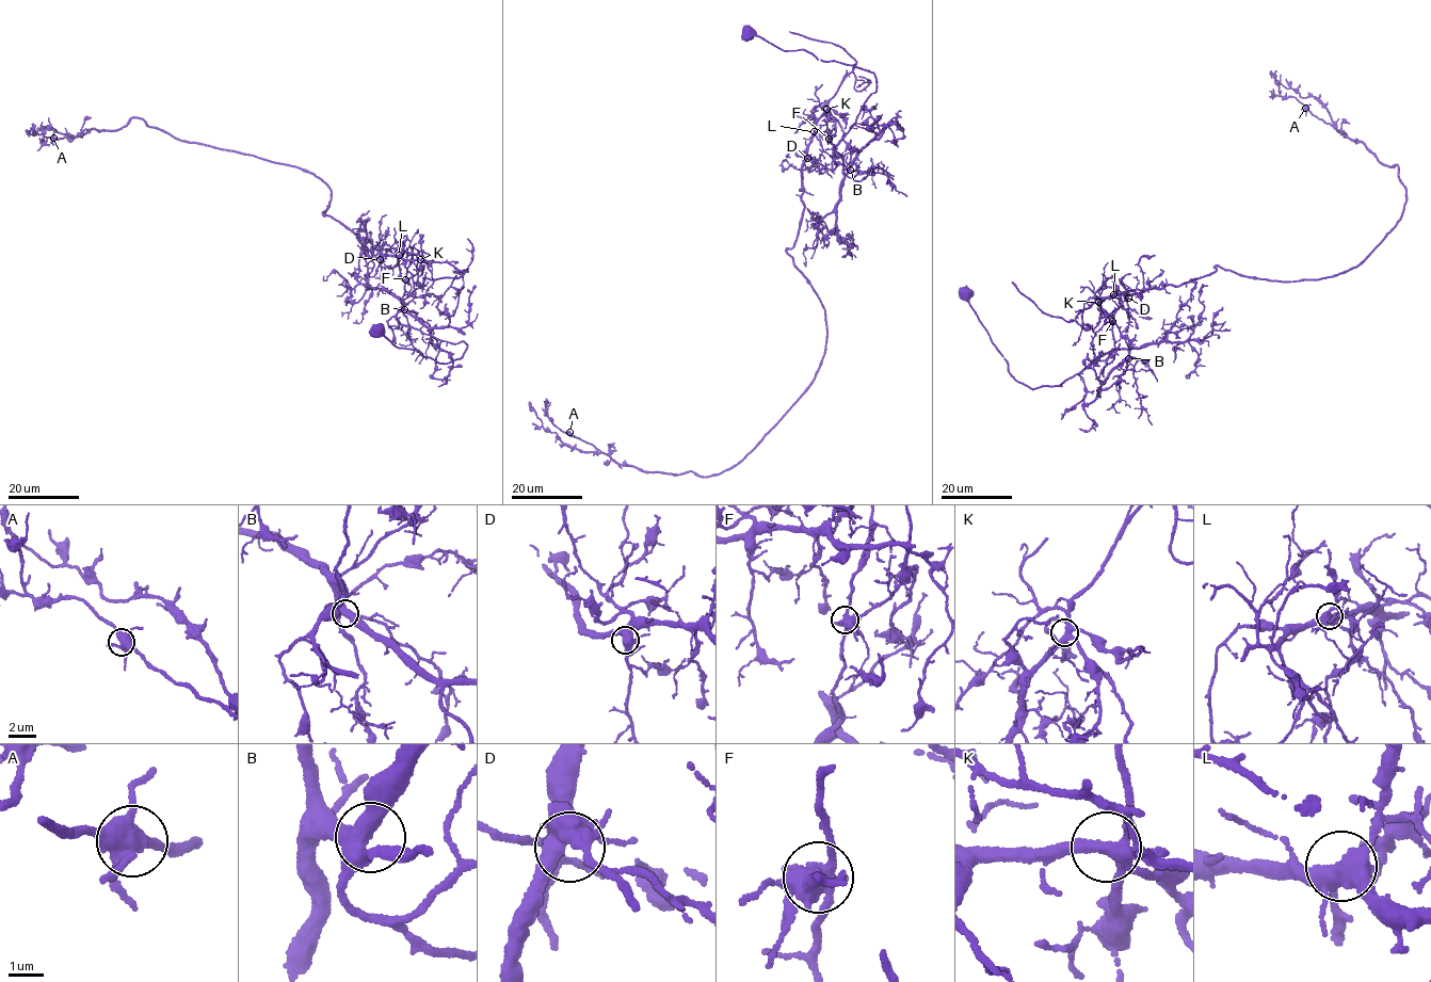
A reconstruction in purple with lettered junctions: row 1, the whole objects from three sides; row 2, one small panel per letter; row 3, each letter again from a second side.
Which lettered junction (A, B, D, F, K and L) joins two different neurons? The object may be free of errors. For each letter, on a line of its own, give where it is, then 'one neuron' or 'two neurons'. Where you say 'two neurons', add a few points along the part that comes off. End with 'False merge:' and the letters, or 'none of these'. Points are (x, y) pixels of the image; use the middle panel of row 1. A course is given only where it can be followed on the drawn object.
A: place (569, 432); one neuron
B: place (850, 170); one neuron
D: place (807, 158); one neuron
F: place (829, 139); two neurons; course (829, 139), (826, 111), (787, 251), (825, 353), (752, 450), (647, 472), (568, 447), (529, 402)
K: place (826, 109); one neuron
L: place (814, 131); one neuron
False merge: F

